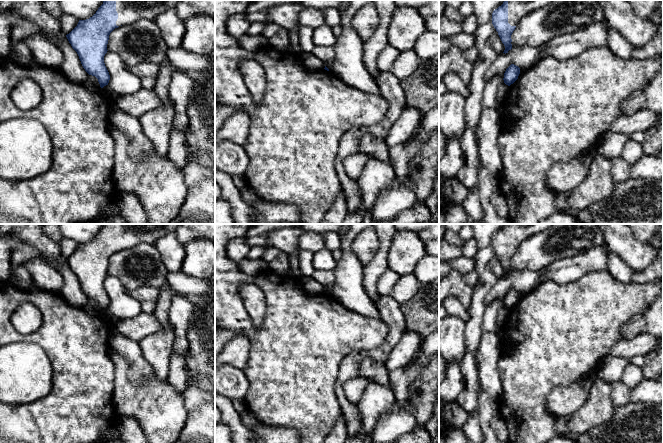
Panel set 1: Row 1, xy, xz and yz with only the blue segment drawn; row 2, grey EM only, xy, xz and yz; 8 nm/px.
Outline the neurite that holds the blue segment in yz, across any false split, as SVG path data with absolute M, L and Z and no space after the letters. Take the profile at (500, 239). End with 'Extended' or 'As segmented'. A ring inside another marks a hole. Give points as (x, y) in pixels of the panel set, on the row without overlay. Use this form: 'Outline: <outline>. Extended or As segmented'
Outline: M504 224L492 237L492 248L505 270L503 277L512 273L511 259L519 246L531 236L545 231L554 224Z. Extended

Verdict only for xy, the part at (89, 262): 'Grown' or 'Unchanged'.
Grown

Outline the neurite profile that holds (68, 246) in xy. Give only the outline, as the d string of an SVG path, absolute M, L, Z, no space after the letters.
M64 238L61 242L61 256L64 257L65 259L69 258L78 248L79 243L76 241L69 239L69 238Z

